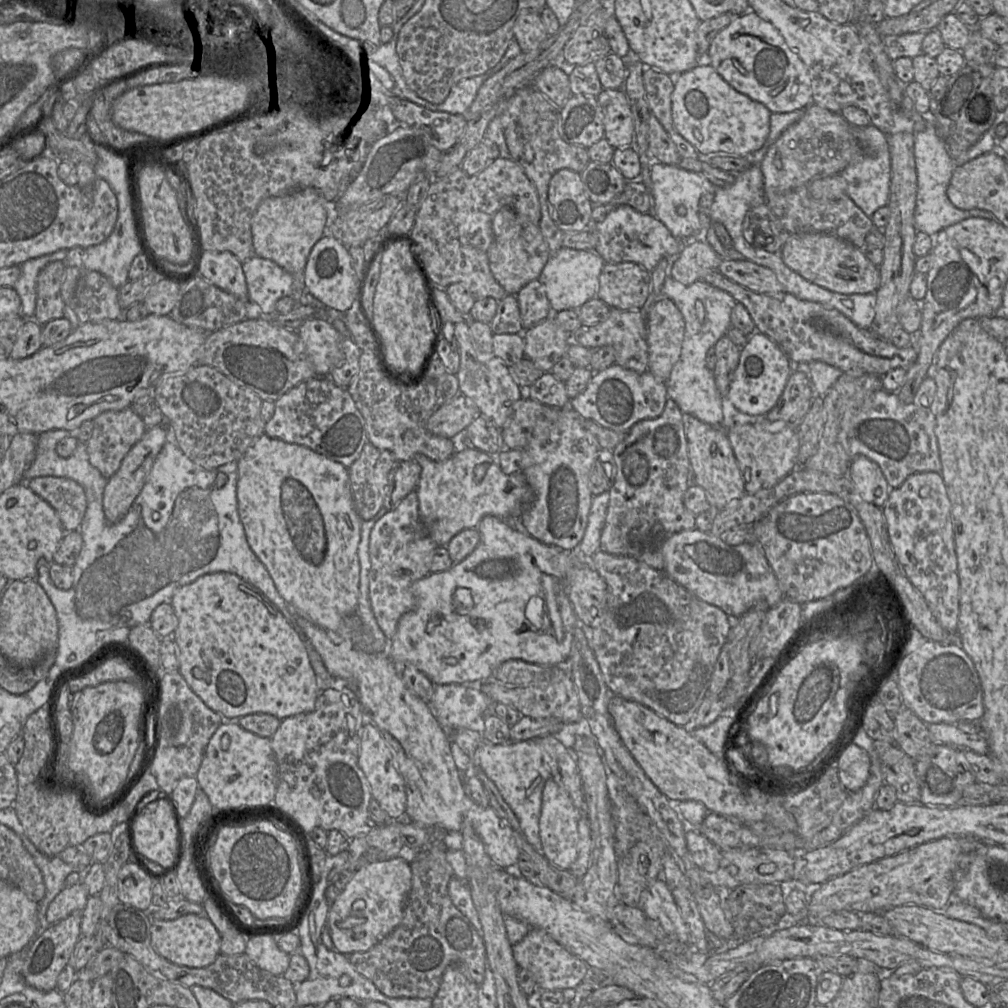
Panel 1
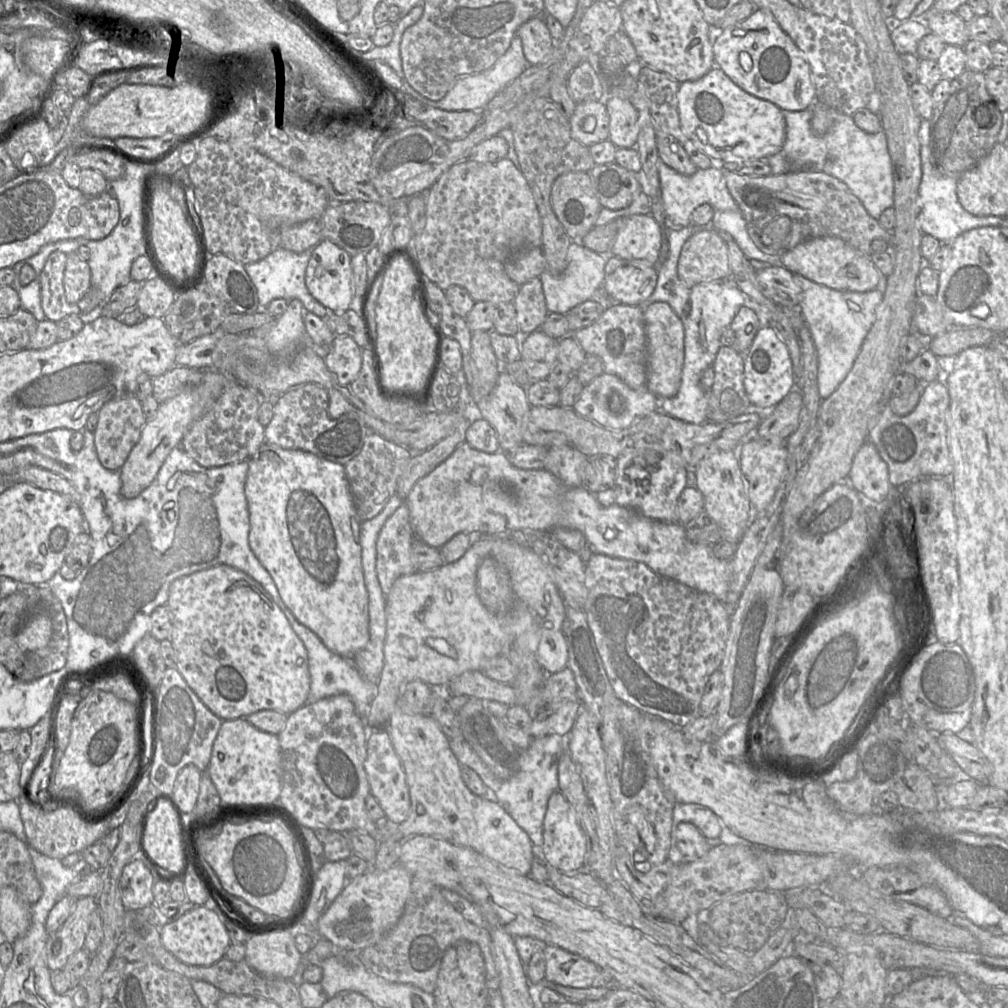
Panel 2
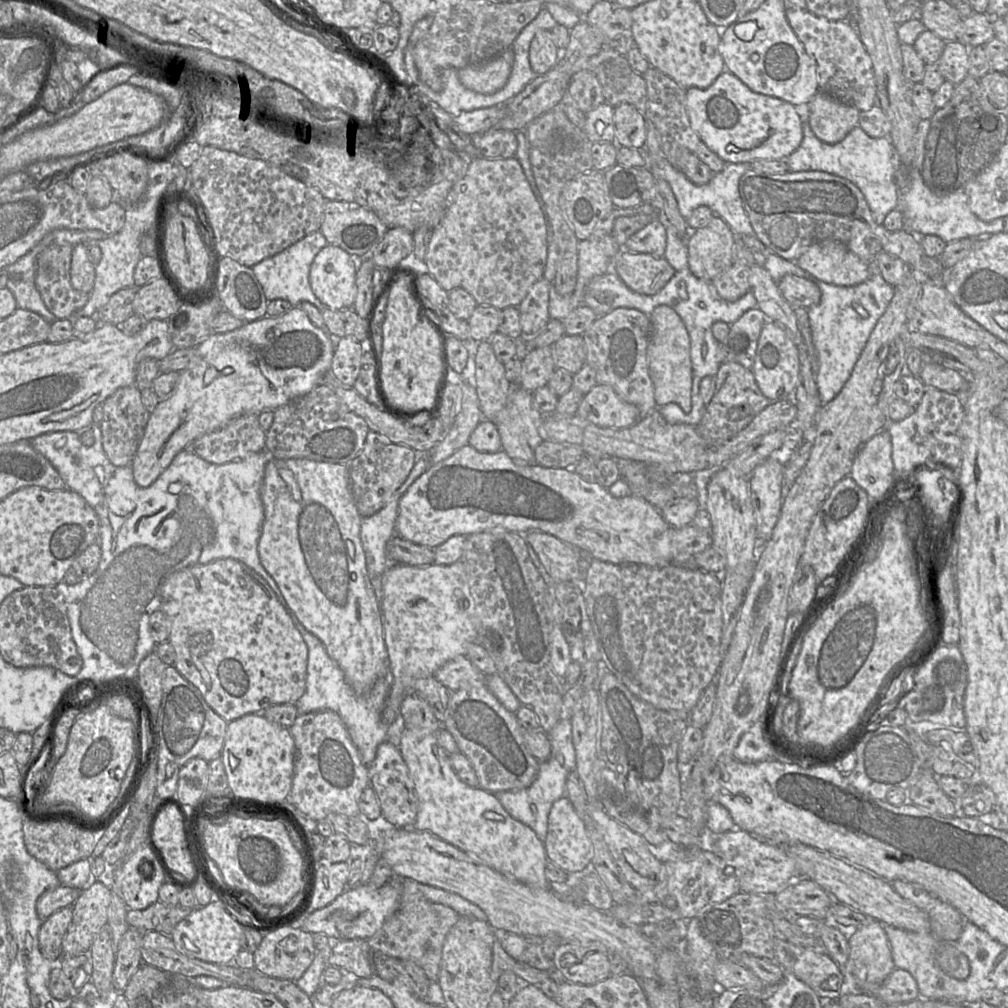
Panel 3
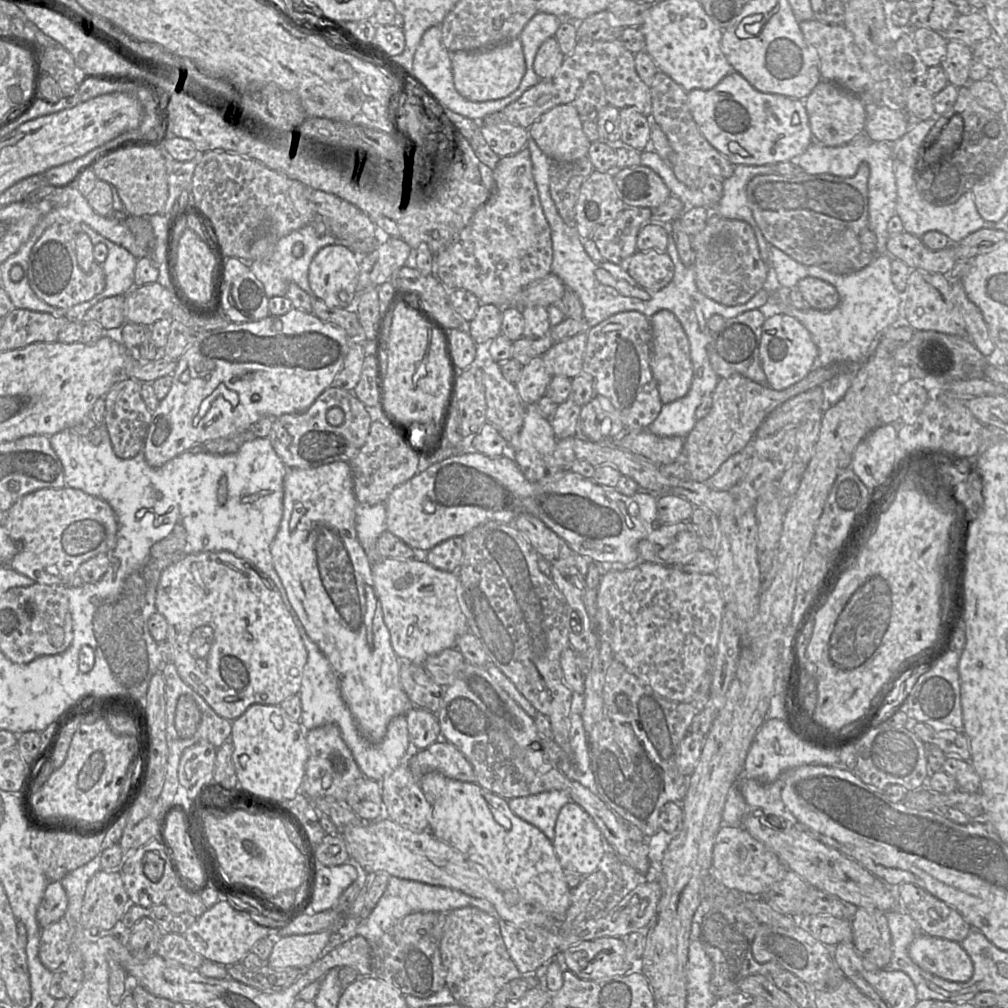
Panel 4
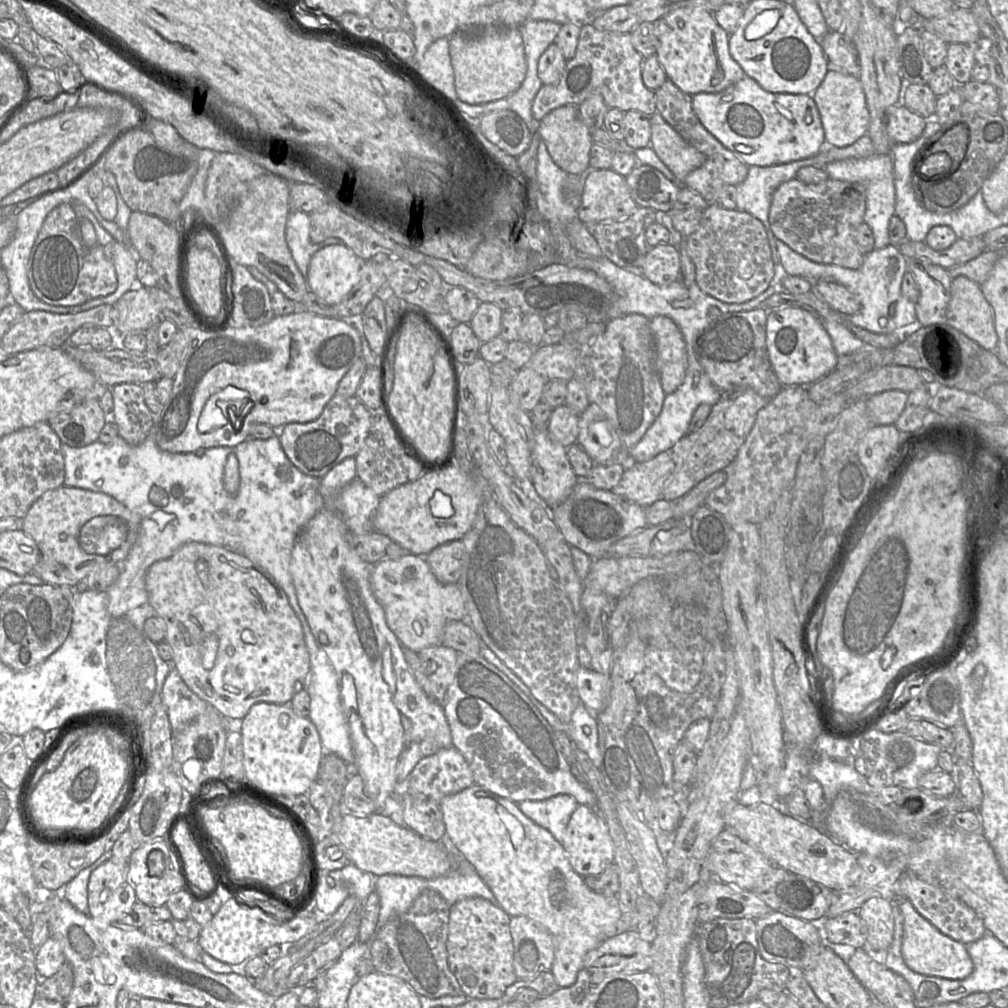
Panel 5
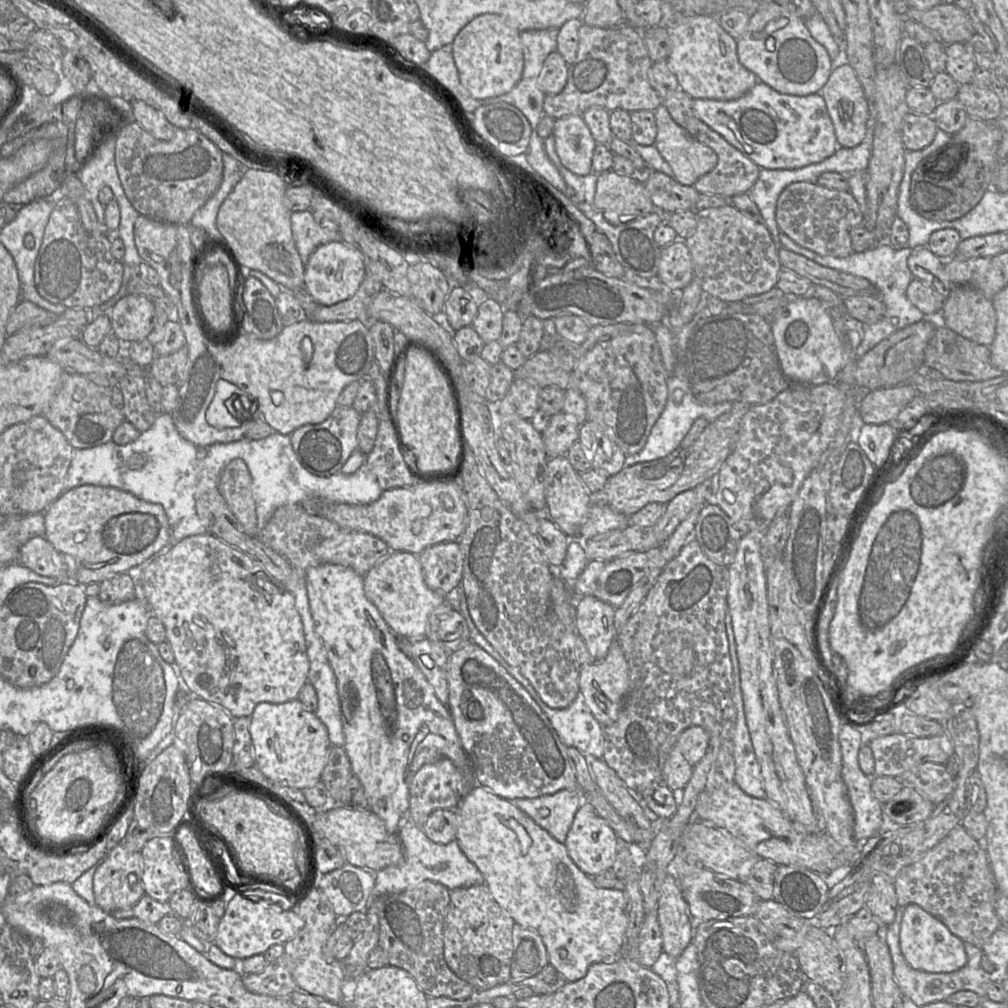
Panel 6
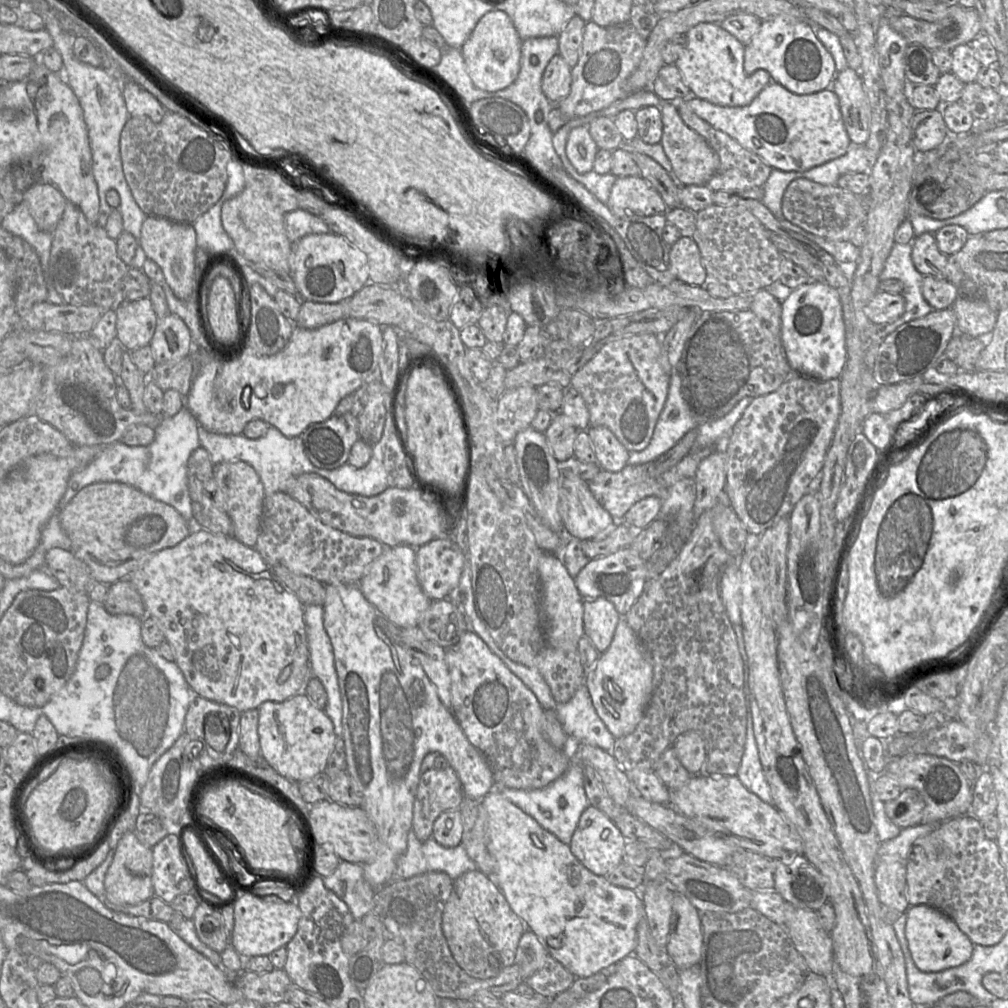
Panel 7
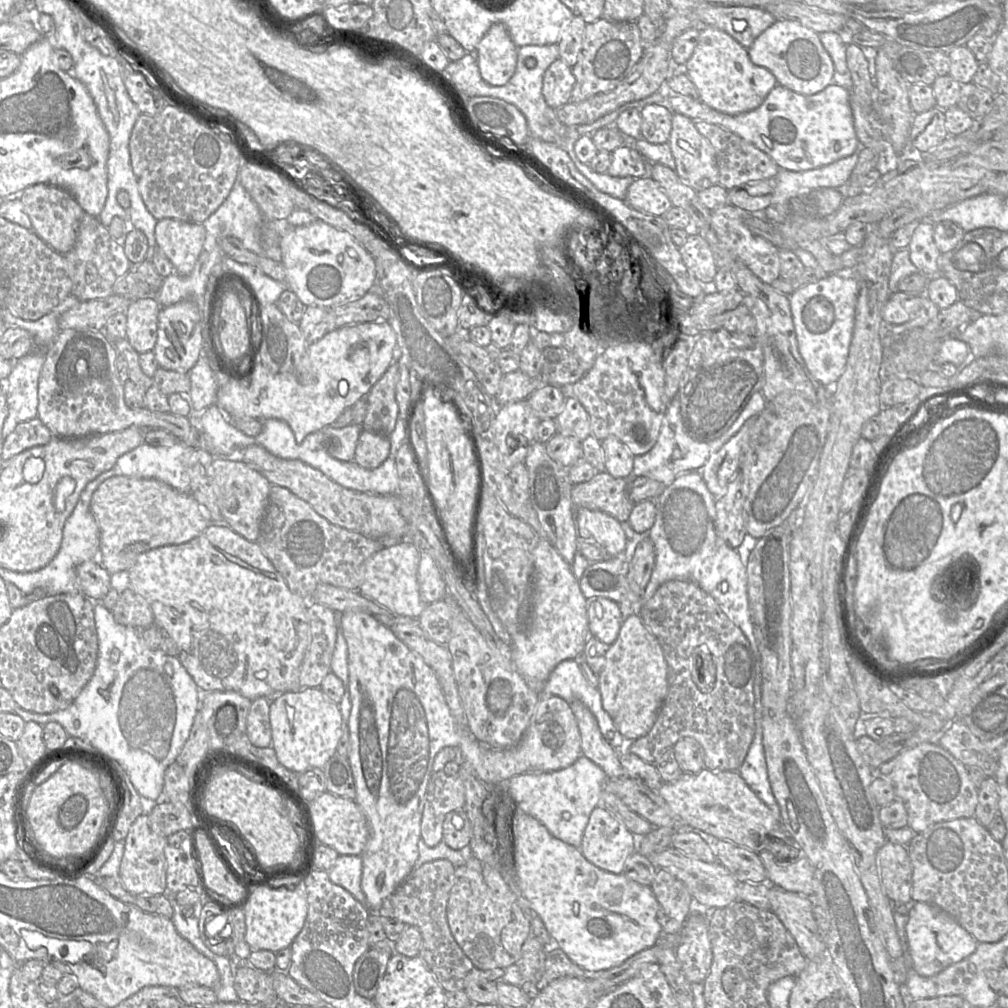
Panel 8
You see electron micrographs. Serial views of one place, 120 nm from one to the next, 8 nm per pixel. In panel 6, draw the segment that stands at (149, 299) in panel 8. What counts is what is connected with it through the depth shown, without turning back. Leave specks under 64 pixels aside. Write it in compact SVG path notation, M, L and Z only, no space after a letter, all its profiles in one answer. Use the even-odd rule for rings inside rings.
M125 295L108 313L112 333L119 340L142 341L152 332L155 305L143 295Z

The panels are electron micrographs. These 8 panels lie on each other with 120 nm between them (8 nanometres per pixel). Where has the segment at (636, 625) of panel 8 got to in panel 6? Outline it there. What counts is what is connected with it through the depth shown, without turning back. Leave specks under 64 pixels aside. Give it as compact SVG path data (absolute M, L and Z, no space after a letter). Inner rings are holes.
M616 639L609 647L606 657L600 662L581 666L579 691L594 718L603 726L609 726L618 718L629 690L629 666Z

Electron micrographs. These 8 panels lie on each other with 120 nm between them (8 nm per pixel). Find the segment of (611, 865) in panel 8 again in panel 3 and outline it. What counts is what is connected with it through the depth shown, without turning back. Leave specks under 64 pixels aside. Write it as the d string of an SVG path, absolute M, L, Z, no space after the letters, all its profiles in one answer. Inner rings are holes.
M564 796L554 802L548 816L548 830L544 841L547 858L568 874L584 874L591 868L593 845L583 820L570 800Z

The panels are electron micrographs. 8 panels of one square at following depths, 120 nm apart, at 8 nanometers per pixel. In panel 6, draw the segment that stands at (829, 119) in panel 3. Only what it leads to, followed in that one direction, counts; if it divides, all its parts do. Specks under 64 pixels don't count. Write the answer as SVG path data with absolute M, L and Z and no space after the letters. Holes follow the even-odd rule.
M848 63L834 67L820 94L825 100L838 145L853 148L863 142L867 135L869 102L853 68Z

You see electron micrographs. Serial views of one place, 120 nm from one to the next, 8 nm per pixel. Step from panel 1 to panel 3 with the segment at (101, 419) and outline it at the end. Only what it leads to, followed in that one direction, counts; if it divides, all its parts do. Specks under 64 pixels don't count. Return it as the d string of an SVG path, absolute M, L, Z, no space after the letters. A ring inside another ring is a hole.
M136 384L119 388L103 402L102 406L103 419L99 426L103 450L114 466L131 465L151 415L142 403L141 390Z

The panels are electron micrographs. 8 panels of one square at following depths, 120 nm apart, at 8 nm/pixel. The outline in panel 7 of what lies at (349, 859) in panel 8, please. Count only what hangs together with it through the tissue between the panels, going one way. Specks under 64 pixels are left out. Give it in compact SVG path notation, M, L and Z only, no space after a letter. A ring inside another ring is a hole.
M341 860L331 875L323 877L323 882L347 904L355 920L372 911L376 890L365 879L363 865Z

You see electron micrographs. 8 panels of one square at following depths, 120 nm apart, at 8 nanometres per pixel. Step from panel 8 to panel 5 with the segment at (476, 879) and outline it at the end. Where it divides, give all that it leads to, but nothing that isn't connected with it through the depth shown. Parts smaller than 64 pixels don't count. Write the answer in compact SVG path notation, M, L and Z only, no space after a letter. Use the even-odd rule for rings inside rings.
M480 897L462 899L450 906L446 942L447 960L450 971L468 999L502 998L506 988L517 981L513 969L514 947L509 928L510 918L499 905Z

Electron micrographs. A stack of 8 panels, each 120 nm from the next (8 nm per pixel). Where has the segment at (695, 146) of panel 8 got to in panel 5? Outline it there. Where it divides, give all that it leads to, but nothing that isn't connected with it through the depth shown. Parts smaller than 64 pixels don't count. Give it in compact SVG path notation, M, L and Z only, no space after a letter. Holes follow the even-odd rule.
M659 113L651 115L650 122L650 147L683 185L687 175L705 163L706 156L687 143Z

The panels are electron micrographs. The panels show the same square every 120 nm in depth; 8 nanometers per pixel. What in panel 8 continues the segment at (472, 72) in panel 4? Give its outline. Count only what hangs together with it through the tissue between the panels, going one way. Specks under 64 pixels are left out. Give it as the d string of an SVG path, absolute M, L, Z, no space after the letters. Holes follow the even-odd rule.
M493 24L474 52L482 79L492 86L503 86L513 76L517 49L505 26Z

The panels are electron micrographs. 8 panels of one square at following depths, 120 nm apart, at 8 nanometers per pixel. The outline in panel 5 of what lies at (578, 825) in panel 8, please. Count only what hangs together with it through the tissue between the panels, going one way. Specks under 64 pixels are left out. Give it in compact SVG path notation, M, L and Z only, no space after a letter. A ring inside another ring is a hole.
M567 794L516 804L526 817L548 830L561 844L571 815L579 805L573 796Z

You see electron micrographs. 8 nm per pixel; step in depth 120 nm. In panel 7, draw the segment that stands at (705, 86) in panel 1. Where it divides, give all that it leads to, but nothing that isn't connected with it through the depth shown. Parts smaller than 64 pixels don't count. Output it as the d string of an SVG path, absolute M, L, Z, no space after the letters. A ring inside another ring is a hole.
M771 82L748 105L724 107L690 96L682 100L698 117L781 171L804 172L844 155L852 146L834 91L798 95Z

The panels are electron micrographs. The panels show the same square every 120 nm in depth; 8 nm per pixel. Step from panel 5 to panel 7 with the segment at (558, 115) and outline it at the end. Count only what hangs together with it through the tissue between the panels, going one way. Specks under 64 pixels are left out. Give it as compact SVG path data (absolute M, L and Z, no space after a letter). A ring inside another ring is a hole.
M578 126L570 131L566 143L566 155L577 172L587 173L593 170L598 149L588 126Z

